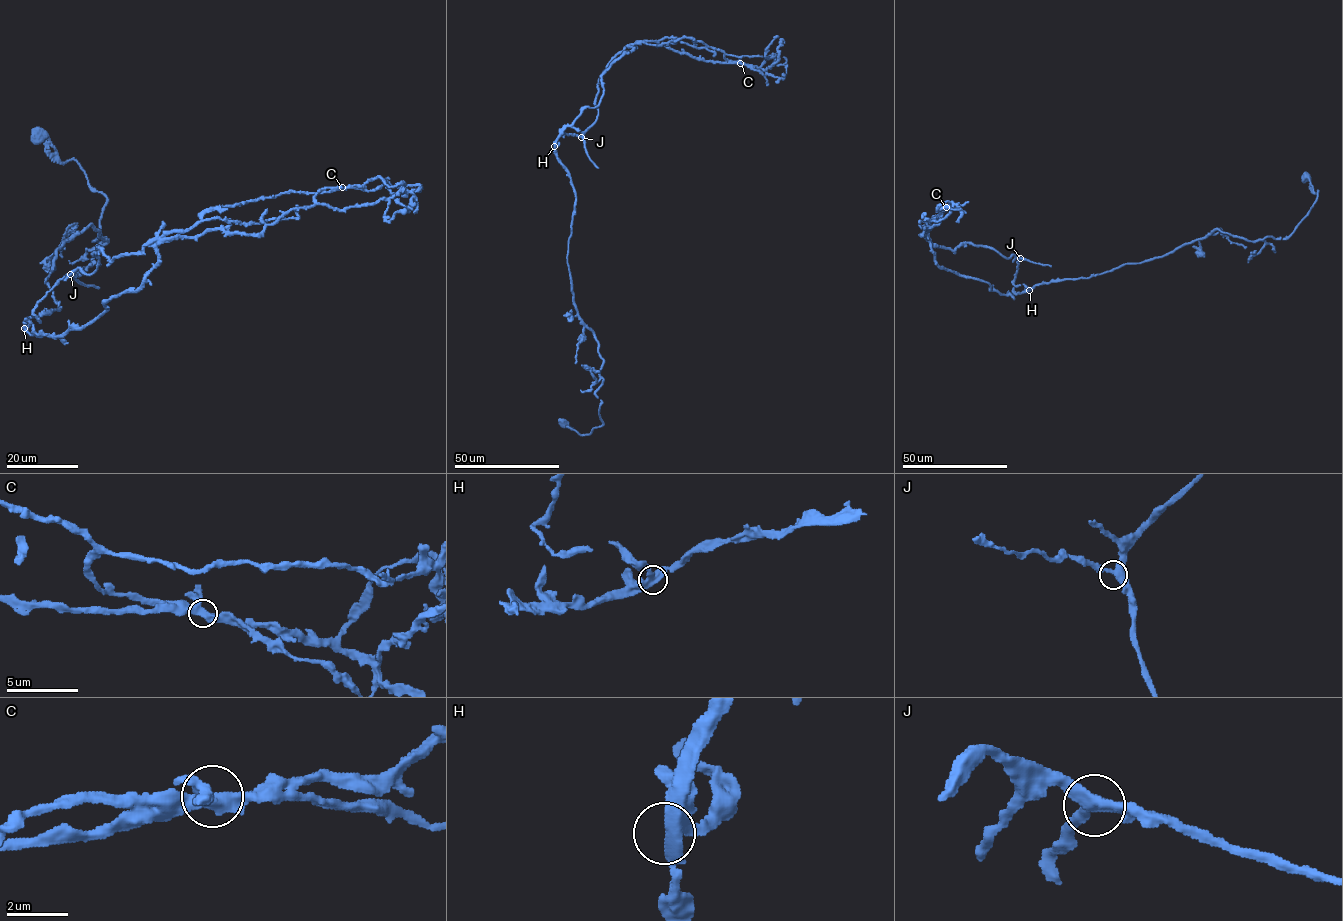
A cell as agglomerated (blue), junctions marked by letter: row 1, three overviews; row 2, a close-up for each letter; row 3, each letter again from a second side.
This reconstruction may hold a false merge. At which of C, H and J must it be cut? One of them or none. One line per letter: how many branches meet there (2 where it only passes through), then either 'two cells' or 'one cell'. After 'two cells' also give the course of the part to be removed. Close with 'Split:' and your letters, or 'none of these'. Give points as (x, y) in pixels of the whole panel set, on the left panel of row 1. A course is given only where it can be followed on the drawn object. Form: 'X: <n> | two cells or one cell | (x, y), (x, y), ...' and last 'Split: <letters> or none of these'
C: 3 | two cells | (342, 187), (257, 234), (208, 229), (113, 260), (99, 248), (97, 268), (59, 280), (39, 320)
H: 3 | one cell
J: 3 | one cell
Split: C

